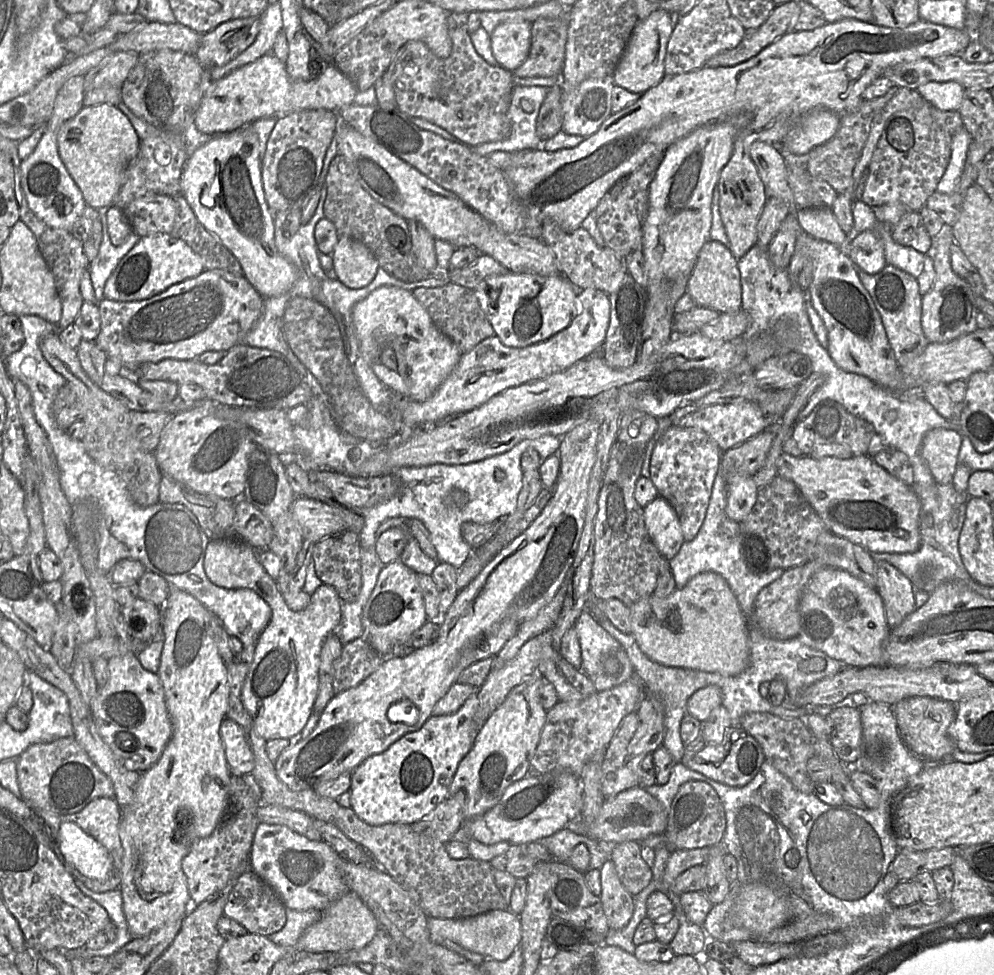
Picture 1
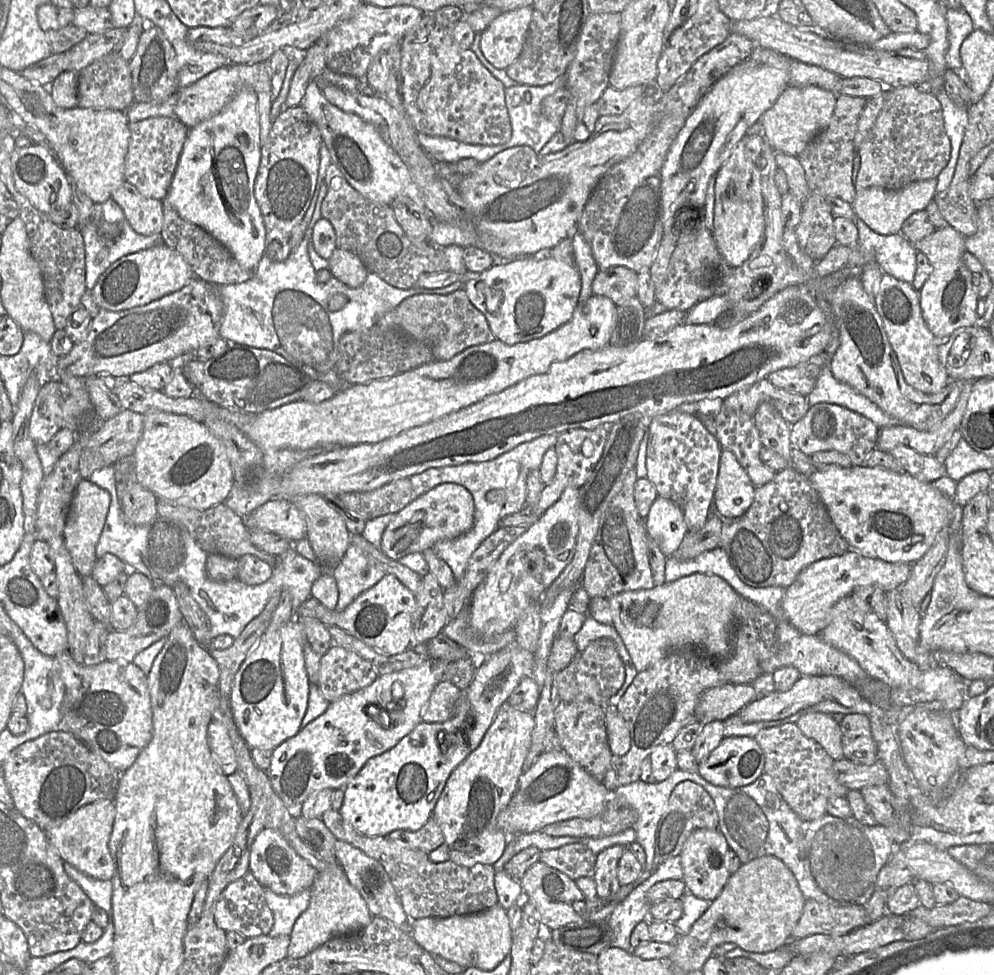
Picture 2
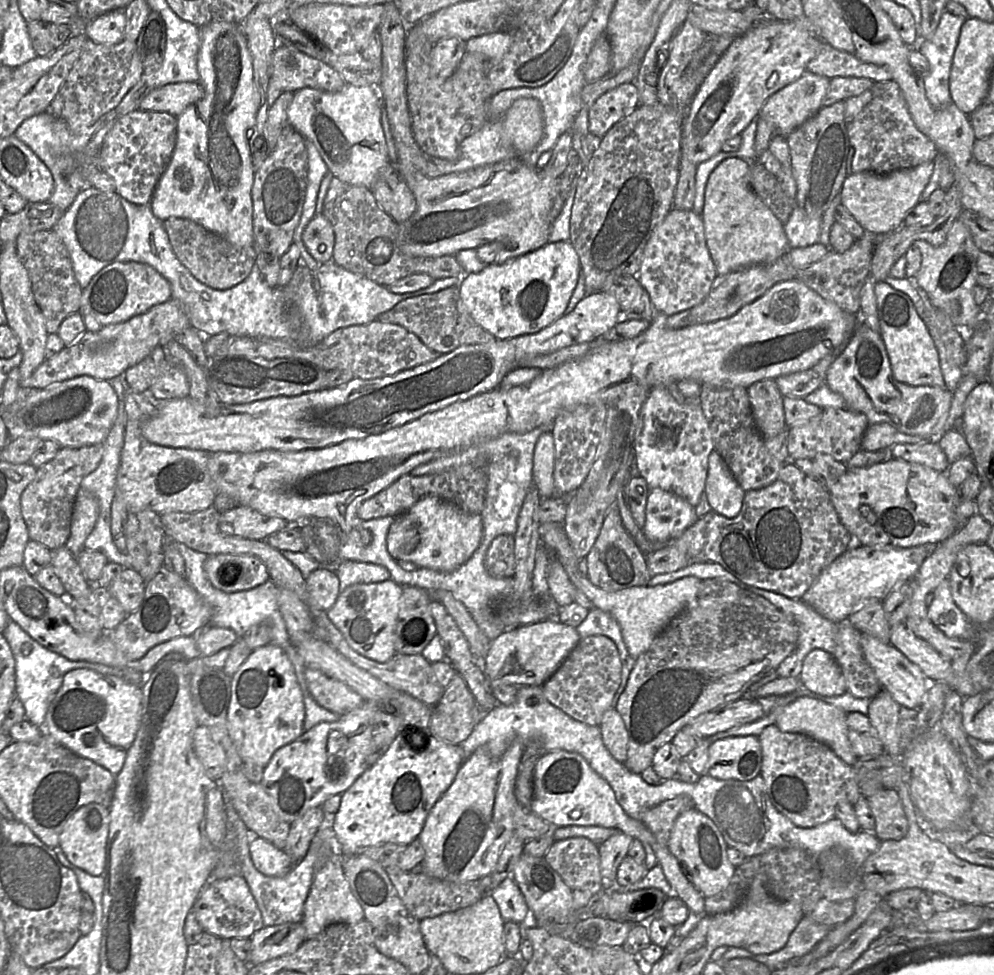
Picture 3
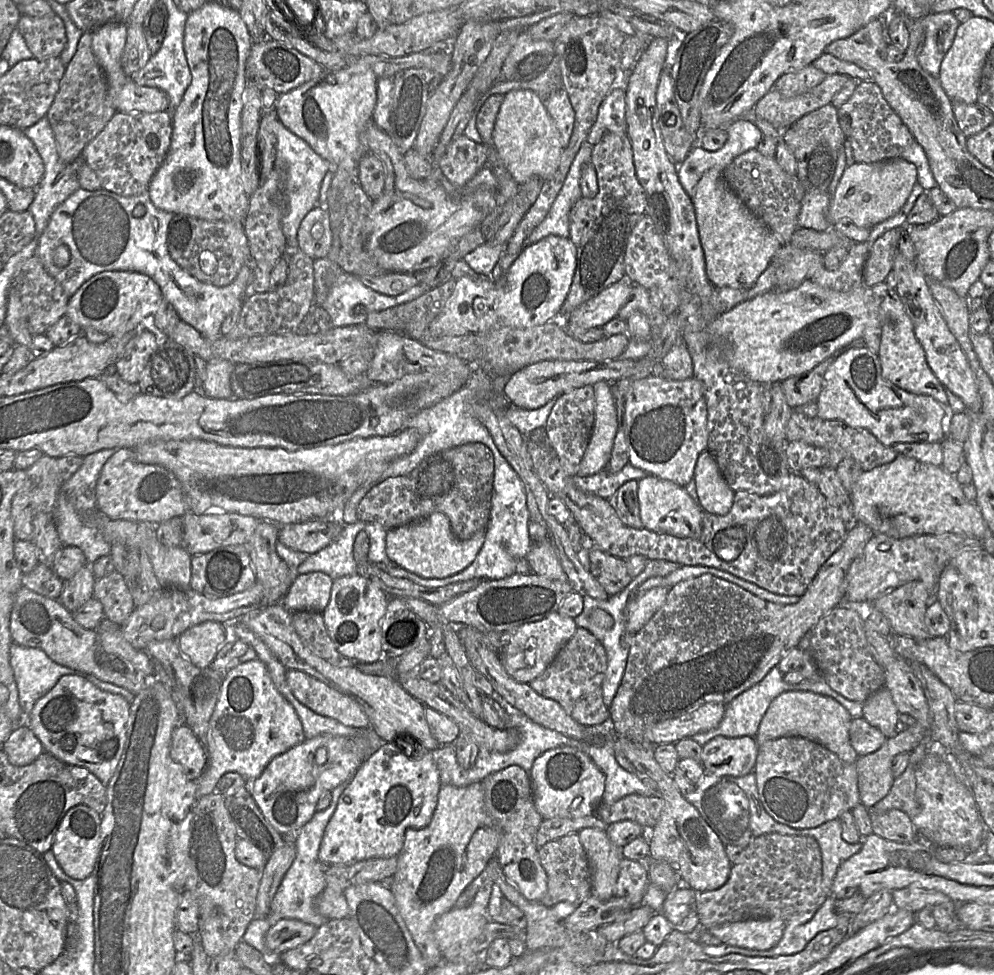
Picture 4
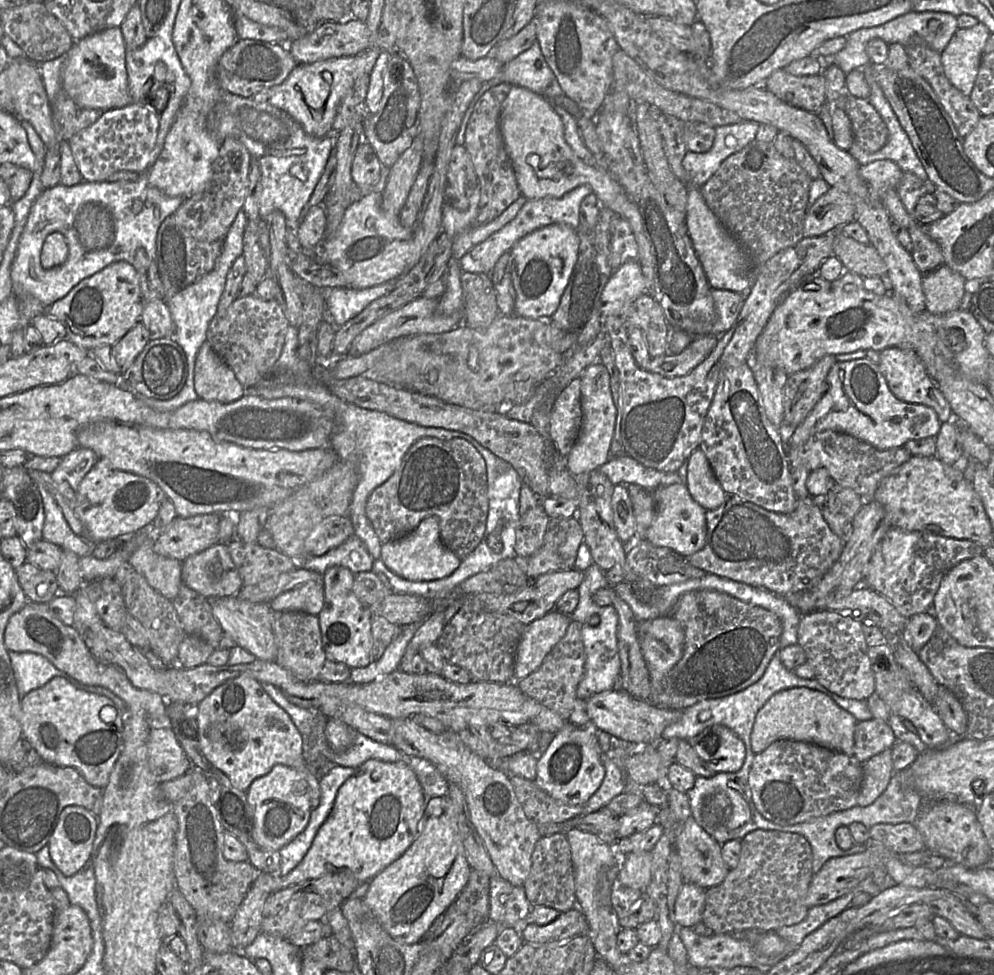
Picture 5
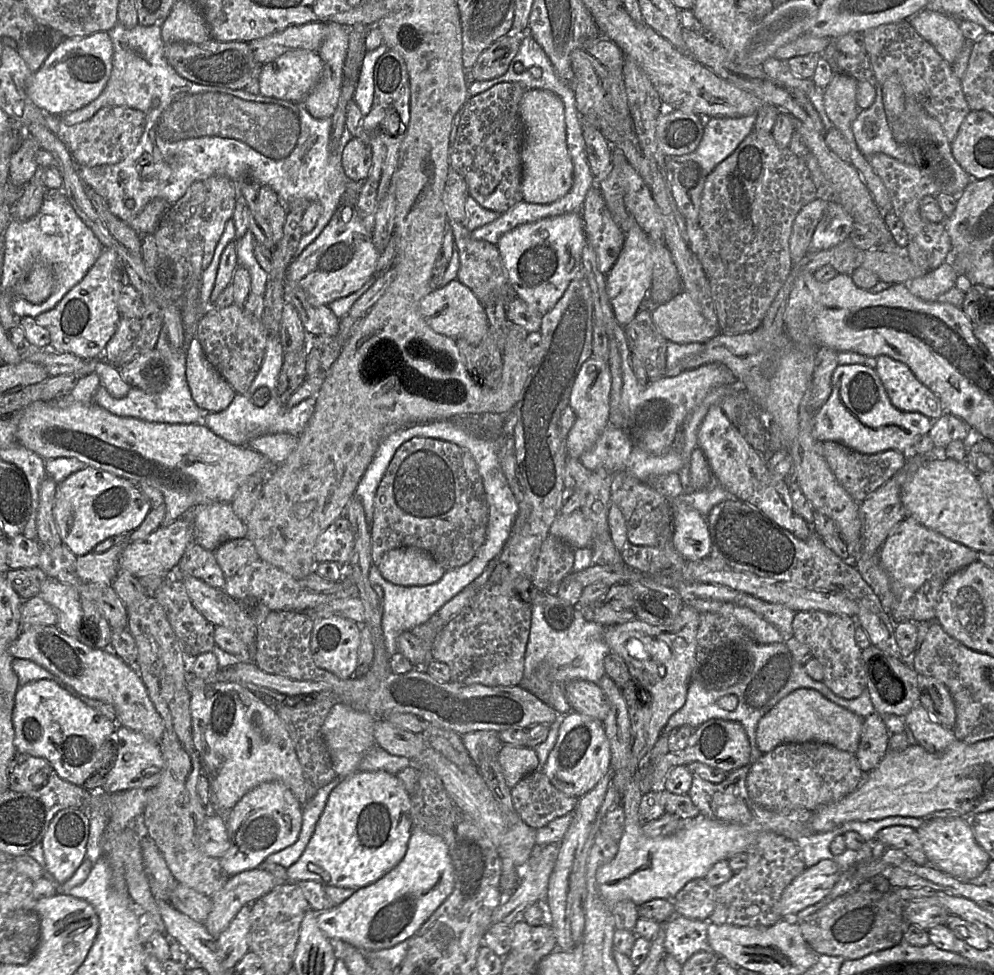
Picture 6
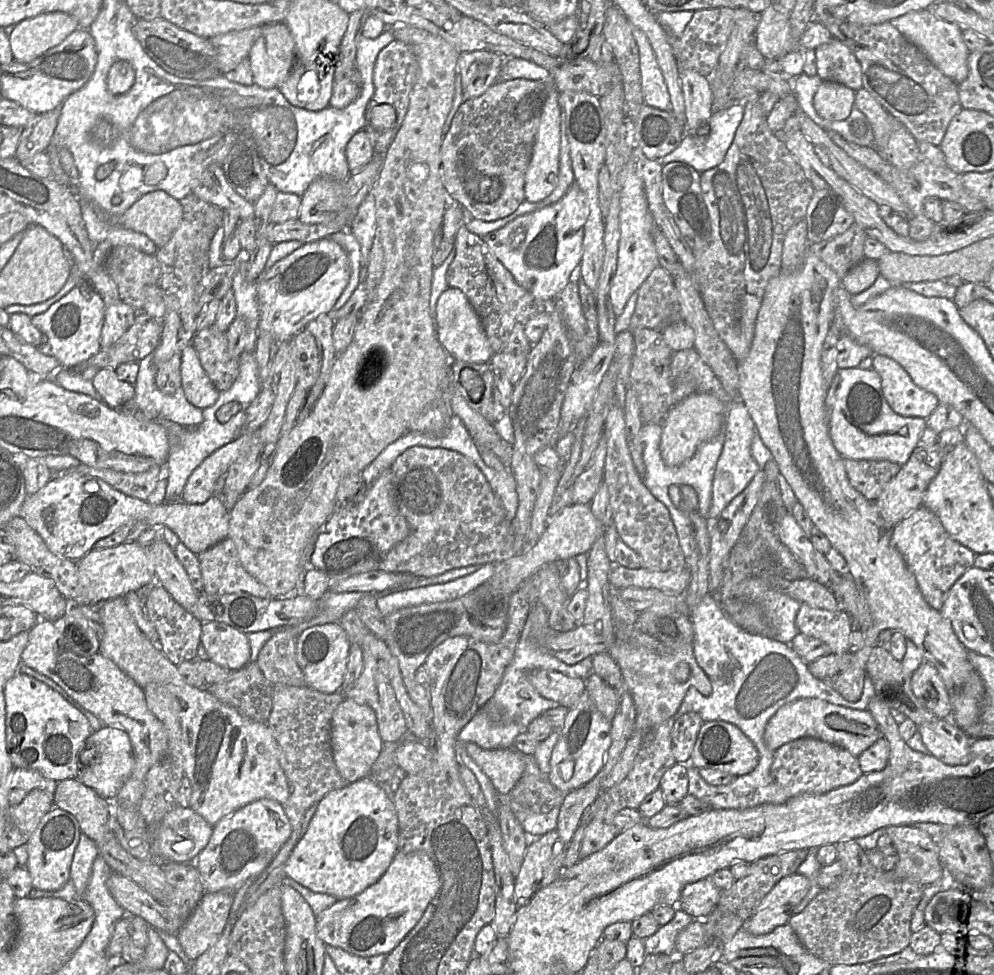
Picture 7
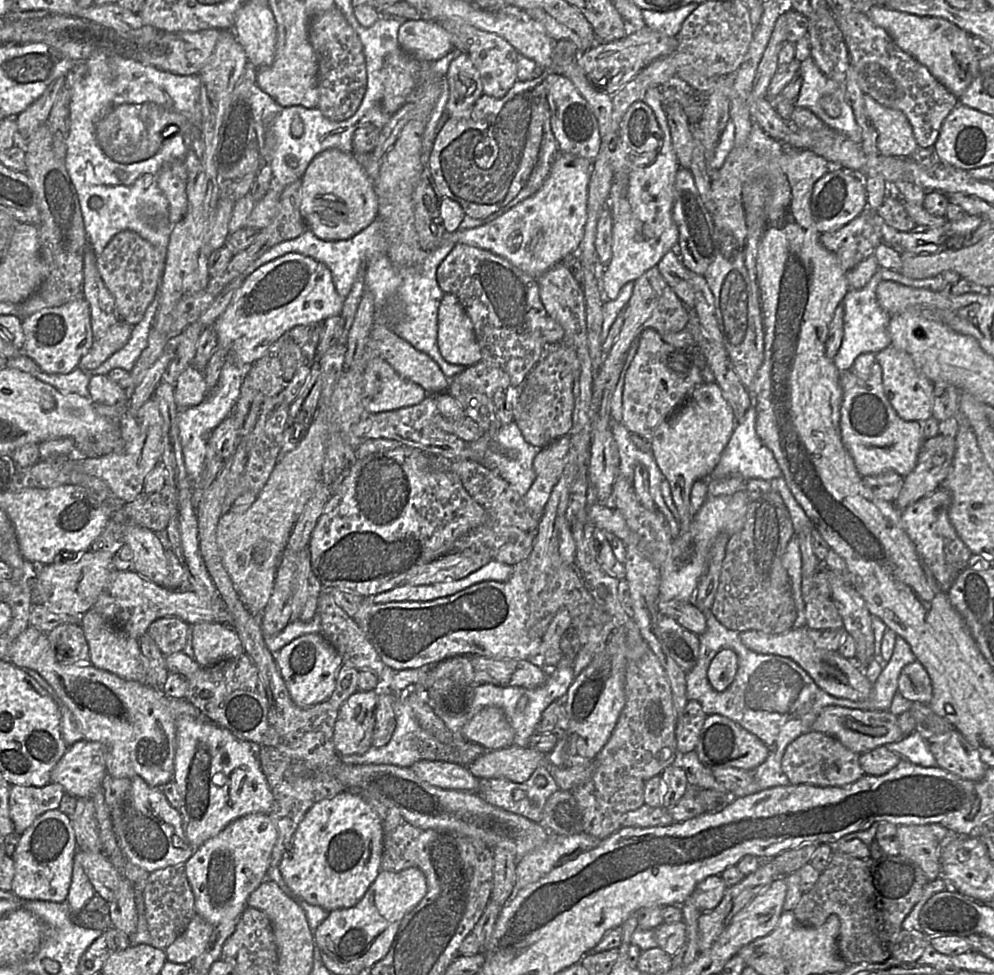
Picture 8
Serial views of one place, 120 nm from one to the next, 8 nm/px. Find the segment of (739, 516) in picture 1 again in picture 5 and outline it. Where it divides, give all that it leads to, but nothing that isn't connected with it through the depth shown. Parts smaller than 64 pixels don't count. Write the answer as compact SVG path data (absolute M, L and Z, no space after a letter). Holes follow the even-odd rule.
M700 447L688 458L686 487L706 511L718 508L728 497Z

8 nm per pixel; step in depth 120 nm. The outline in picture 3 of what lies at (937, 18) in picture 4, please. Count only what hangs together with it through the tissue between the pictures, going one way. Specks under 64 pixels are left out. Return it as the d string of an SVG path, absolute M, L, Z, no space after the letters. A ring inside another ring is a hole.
M945 10L932 36L918 42L919 52L926 57L930 65L928 73L923 75L926 96L932 107L938 110L954 103L949 90L949 77L965 20L966 18Z

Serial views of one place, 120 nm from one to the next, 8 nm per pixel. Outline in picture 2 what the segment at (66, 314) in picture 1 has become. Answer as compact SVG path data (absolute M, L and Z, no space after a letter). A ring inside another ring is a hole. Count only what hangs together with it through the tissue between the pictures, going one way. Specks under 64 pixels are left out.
M21 192L13 193L29 239L30 252L42 275L44 298L57 330L64 329L70 315L81 305L86 288L85 246L78 229L60 228L41 213Z

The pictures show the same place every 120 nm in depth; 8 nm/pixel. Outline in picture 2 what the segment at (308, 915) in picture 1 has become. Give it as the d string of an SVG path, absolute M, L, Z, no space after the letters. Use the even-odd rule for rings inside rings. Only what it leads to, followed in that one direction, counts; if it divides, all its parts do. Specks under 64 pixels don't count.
M264 887L264 896L274 918L268 935L270 937L290 935L297 919L309 906L311 888L293 895L281 895Z

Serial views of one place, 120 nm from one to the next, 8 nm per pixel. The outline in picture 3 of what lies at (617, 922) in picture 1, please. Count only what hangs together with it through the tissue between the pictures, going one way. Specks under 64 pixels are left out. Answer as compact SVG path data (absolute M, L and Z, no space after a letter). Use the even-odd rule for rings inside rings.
M619 832L598 845L603 888L615 886L618 867L627 856L629 845L633 839L625 833Z

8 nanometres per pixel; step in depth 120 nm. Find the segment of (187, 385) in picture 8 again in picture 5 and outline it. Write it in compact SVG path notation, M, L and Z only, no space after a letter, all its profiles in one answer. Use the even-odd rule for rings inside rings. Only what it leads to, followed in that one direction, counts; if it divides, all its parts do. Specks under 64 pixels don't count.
M207 342L196 356L194 388L199 398L221 403L232 403L246 394L232 369Z

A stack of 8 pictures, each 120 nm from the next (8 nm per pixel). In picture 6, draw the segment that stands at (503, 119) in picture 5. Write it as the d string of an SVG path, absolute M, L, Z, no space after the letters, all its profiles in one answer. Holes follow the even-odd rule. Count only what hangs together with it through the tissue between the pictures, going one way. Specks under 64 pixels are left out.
M527 89L519 104L524 126L521 146L523 200L549 204L563 197L573 184L573 162L566 143L564 104L554 92Z

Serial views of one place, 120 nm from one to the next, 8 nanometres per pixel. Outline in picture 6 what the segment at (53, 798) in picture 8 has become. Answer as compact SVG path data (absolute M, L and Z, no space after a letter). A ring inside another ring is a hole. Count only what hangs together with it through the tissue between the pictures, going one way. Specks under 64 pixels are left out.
M17 753L12 760L8 789L15 792L37 790L48 782L52 771L46 759Z

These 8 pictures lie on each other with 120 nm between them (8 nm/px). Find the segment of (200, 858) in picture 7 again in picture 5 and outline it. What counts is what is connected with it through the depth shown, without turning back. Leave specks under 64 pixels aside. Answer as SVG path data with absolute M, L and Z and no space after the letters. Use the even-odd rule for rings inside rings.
M282 764L251 783L247 801L254 814L253 839L267 850L280 850L292 841L306 827L312 810L305 773Z

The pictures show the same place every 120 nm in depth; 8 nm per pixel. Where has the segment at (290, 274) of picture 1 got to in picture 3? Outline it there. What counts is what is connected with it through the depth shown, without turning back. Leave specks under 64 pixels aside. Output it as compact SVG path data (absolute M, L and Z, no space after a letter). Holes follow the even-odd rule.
M213 22L200 30L197 56L199 83L204 95L177 117L177 138L170 163L162 174L150 202L153 214L160 220L185 218L224 237L230 243L254 245L252 187L255 170L252 163L250 131L255 127L259 95L254 85L253 67L247 38L240 23Z

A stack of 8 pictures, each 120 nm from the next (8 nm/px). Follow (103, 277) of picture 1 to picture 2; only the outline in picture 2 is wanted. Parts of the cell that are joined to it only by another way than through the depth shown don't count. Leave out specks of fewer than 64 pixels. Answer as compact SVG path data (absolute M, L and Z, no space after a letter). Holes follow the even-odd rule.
M112 198L101 204L95 203L95 209L89 221L82 225L79 222L79 231L85 246L87 290L93 289L103 272L120 258L163 243L161 234L145 236L135 232L127 221L121 207ZM101 251L107 251L107 256L103 262L98 262L97 255Z

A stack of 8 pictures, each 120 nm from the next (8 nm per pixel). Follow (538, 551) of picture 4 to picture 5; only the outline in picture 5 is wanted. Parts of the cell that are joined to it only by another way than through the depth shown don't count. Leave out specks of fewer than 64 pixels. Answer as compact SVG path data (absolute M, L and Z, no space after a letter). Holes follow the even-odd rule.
M541 500L521 515L514 547L517 556L527 557L541 548L549 521Z

